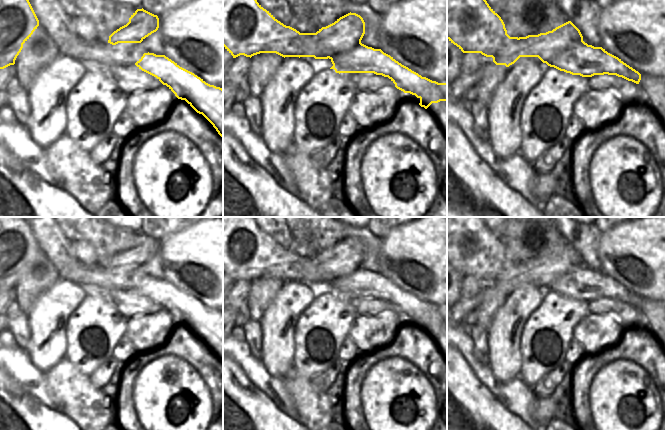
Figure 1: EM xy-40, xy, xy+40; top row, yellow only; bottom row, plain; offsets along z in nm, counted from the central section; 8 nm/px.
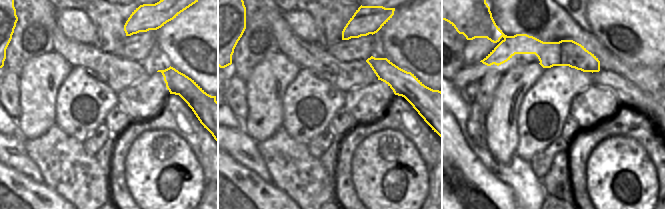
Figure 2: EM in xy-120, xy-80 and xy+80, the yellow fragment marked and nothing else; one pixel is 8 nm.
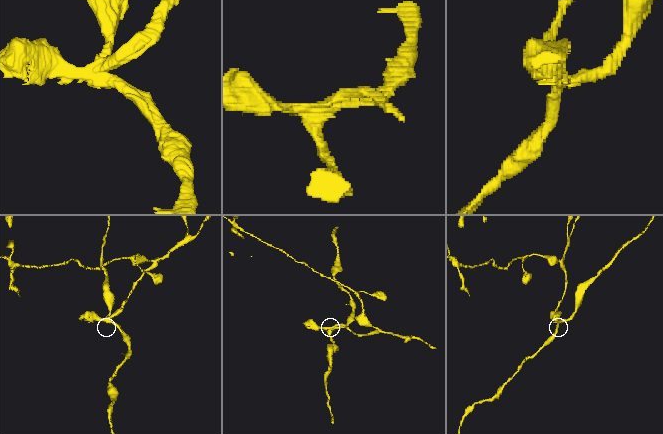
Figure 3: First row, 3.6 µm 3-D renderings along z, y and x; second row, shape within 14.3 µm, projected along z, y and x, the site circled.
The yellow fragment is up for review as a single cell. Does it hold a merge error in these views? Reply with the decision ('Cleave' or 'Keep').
Cleave.

